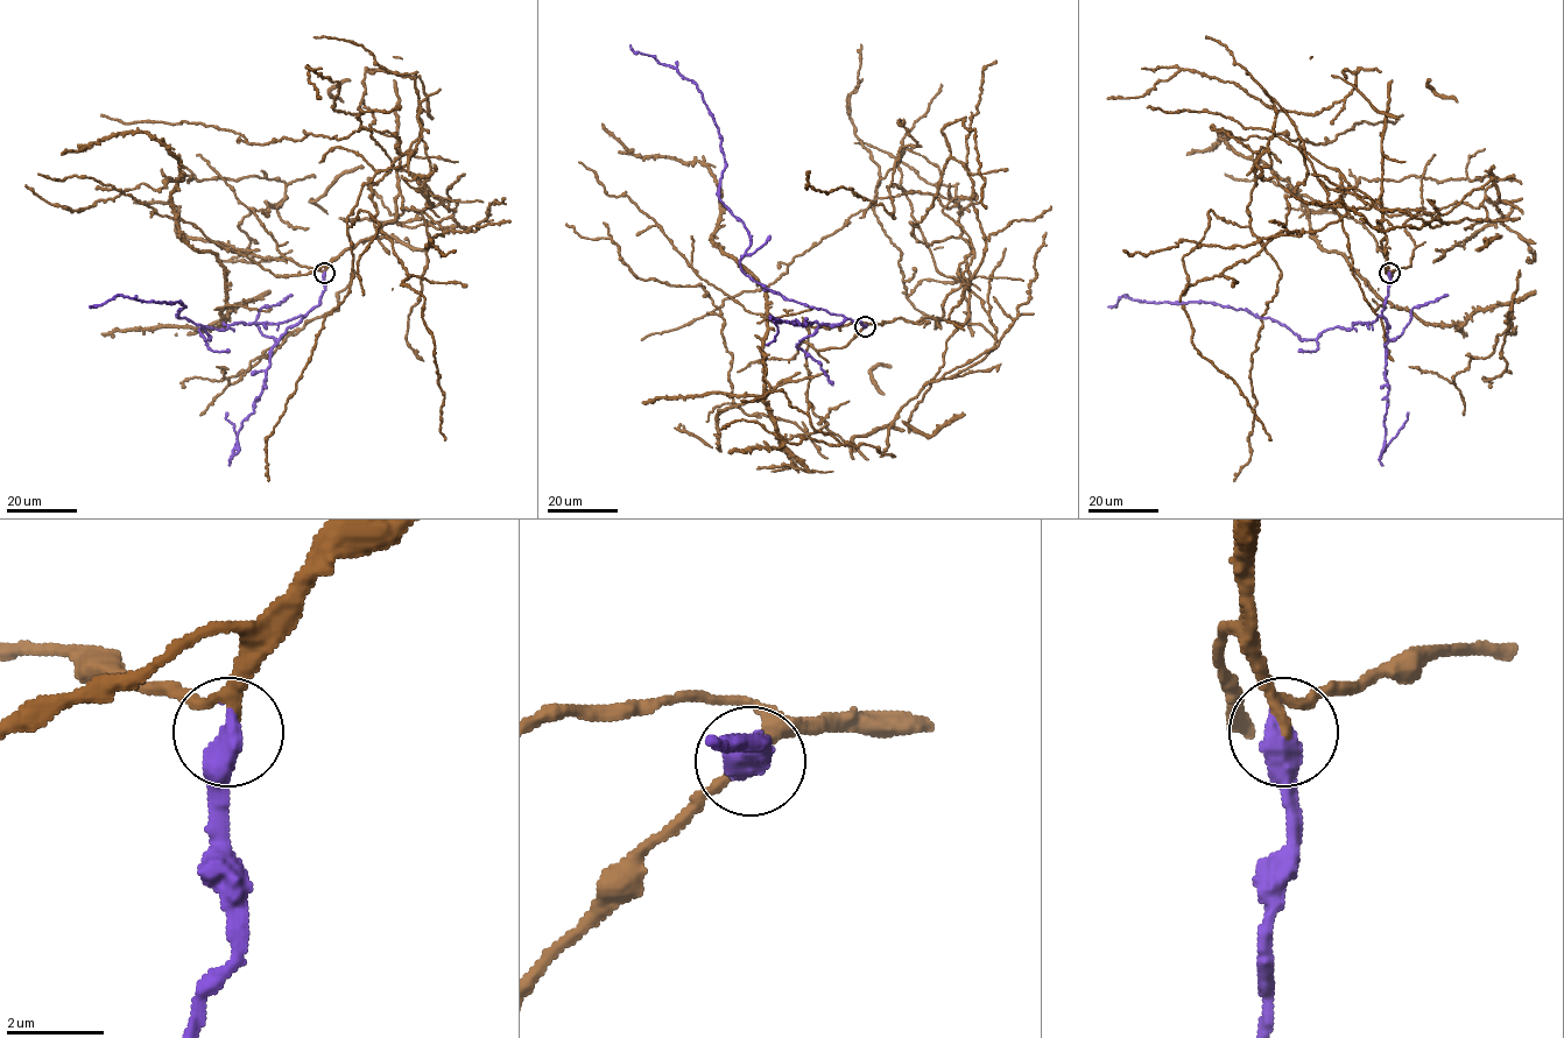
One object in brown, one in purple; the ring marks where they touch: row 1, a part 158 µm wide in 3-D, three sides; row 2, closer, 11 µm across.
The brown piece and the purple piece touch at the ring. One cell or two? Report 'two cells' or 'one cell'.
one cell

